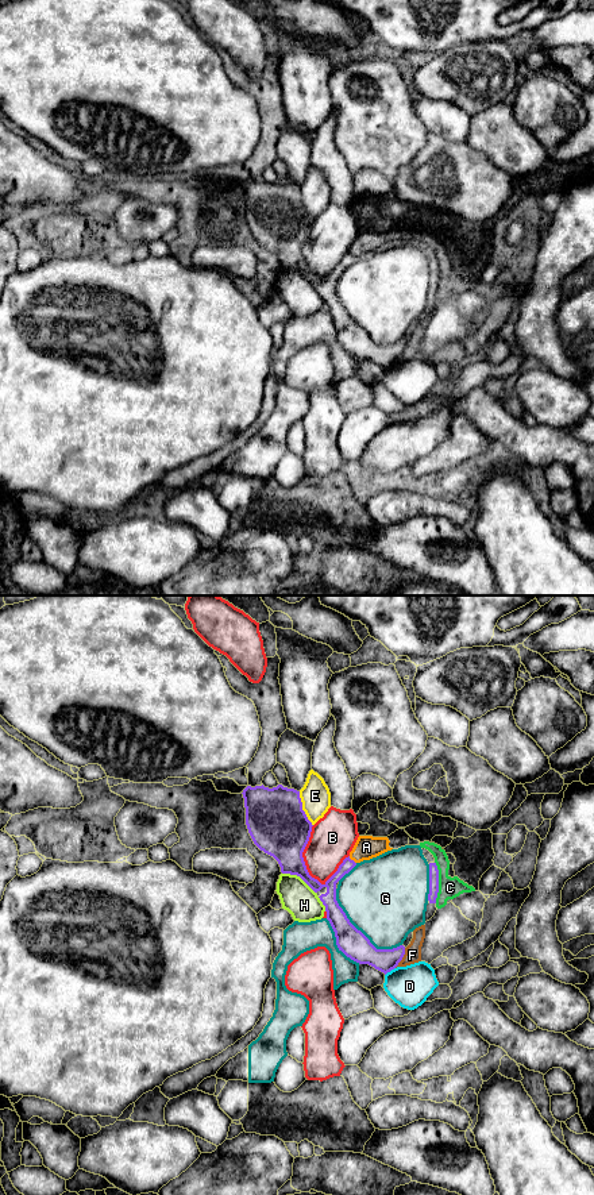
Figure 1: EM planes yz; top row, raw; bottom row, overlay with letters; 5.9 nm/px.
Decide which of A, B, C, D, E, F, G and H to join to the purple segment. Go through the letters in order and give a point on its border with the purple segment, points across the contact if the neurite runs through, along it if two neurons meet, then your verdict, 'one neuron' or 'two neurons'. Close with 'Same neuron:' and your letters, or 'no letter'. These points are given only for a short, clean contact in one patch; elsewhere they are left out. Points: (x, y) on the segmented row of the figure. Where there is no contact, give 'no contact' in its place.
A: contact yz (353, 860); two neurons
B: contact yz (303, 858); two neurons
C: contact yz (438, 882); border yz (435, 862), (438, 870), (436, 902); two neurons
D: contact yz (389, 971); border yz (394, 967), (385, 975); two neurons
E: contact yz (301, 809); two neurons
F: contact yz (402, 956); two neurons
G: contact yz (359, 931); two neurons
H: contact yz (299, 875); two neurons
Same neuron: no letter

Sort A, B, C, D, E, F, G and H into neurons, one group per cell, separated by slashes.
A C F / B / D / E / G / H

